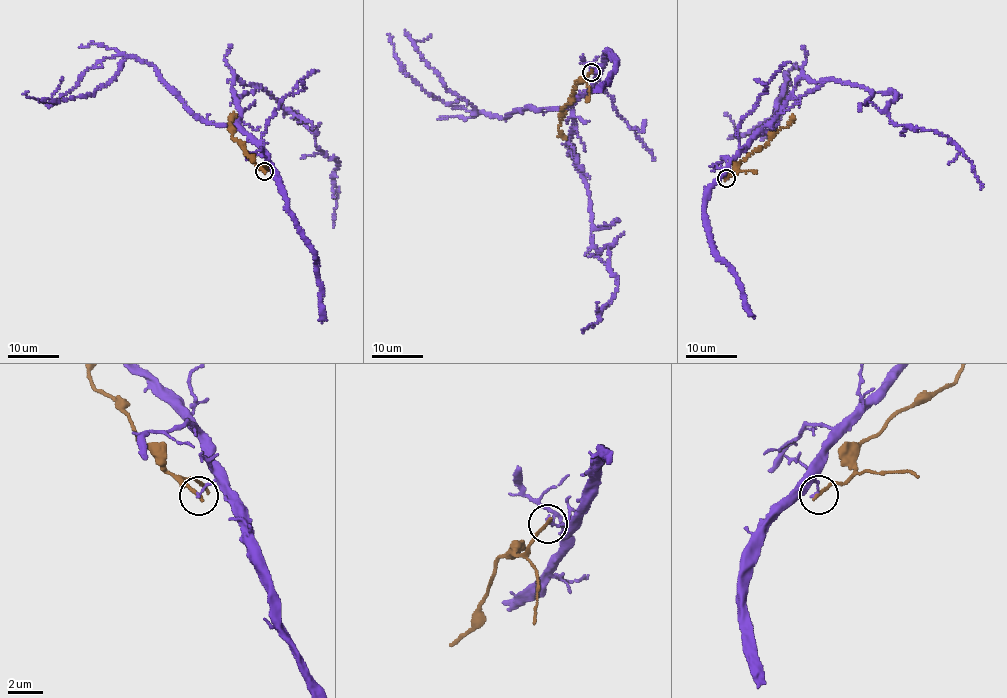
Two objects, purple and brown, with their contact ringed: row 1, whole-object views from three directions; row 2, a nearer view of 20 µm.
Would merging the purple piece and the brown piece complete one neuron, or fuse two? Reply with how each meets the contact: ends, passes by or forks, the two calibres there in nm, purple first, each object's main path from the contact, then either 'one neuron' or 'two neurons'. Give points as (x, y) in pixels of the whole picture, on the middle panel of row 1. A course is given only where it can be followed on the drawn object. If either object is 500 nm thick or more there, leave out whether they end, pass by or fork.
purple ends; brown ends; calibres 140 and 190 nm; course purple (591, 72), (568, 138), (592, 247), (611, 245), (617, 290), (581, 329); course brown (591, 72), (585, 81), (578, 81), (562, 109), (559, 129), (564, 138); two neurons

